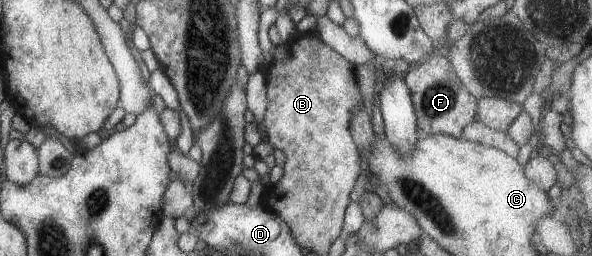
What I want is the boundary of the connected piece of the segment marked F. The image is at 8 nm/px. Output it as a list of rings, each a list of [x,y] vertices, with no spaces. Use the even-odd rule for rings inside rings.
[[[443,53],[429,55],[425,62],[402,75],[409,90],[416,128],[424,134],[445,134],[461,139],[463,128],[473,121],[476,99],[465,90]]]

